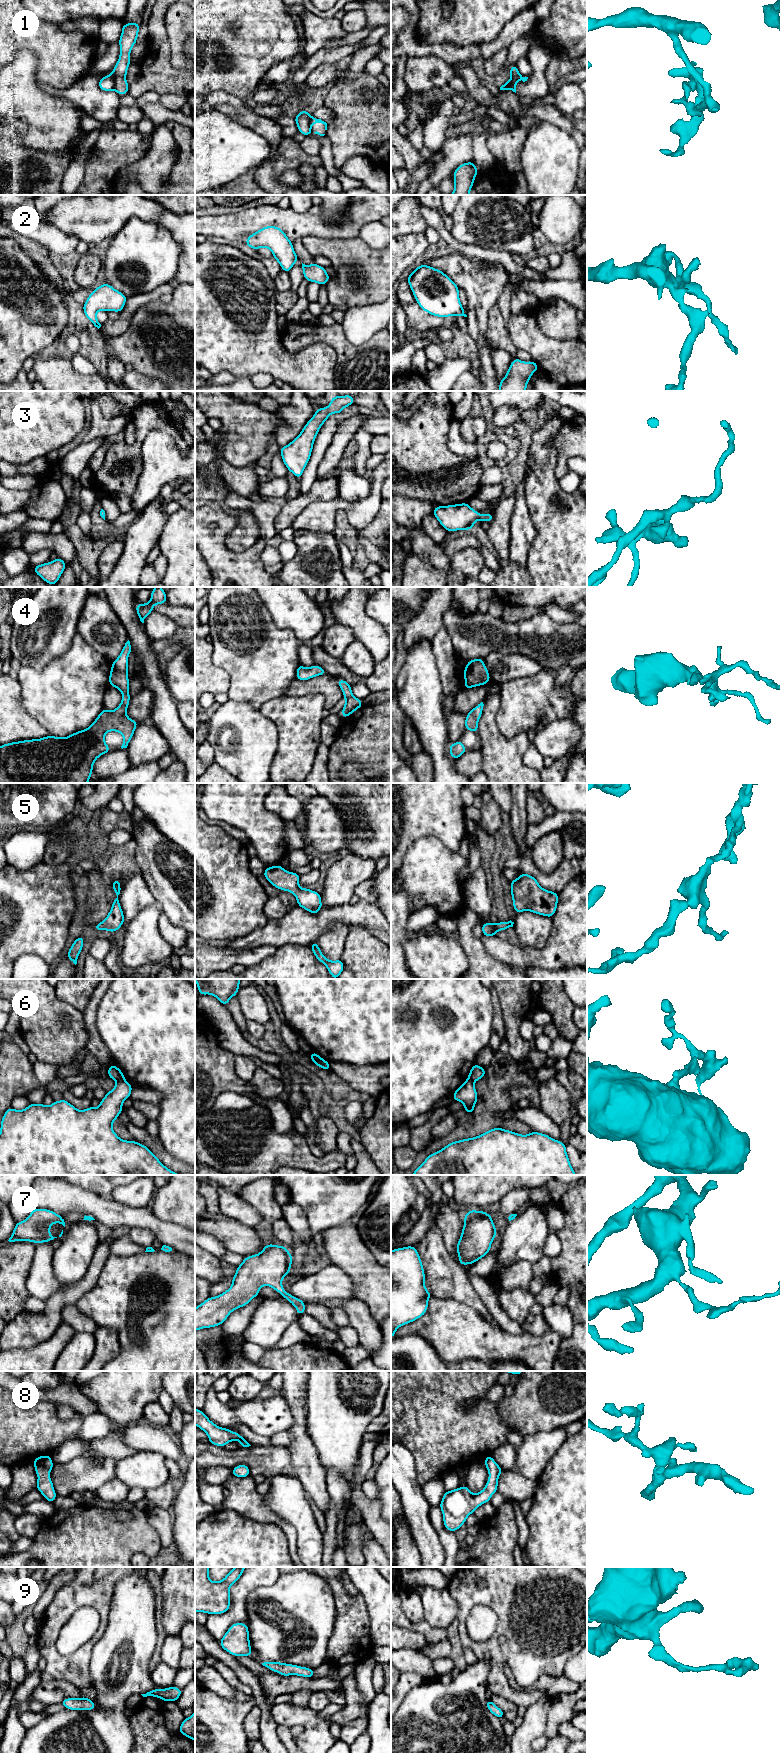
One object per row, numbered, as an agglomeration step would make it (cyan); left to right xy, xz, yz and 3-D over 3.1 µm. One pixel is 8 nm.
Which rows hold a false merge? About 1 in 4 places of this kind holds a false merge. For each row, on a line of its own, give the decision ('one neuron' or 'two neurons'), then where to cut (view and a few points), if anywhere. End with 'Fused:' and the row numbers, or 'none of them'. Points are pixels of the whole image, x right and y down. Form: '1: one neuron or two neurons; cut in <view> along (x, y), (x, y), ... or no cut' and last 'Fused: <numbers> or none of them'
1: two neurons; cut in xy along (110, 74), (114, 82), (114, 89)
2: one neuron; no cut
3: one neuron; no cut
4: one neuron; no cut
5: one neuron; no cut
6: two neurons; cut in xy along (124, 1079), (117, 1081)
7: one neuron; no cut
8: one neuron; no cut
9: one neuron; no cut
Fused: 1, 6

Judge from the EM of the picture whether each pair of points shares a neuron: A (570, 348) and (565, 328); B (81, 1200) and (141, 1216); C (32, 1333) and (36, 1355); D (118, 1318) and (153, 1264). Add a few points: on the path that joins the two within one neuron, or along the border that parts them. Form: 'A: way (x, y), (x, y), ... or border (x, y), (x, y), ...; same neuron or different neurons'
A: border (545, 335), (559, 340), (576, 339); different neurons
B: way (96, 1206), (111, 1214), (126, 1215); same neuron
C: border (54, 1332), (50, 1337), (33, 1346), (11, 1349); different neurons
D: way (126, 1303), (126, 1287), (138, 1274); same neuron

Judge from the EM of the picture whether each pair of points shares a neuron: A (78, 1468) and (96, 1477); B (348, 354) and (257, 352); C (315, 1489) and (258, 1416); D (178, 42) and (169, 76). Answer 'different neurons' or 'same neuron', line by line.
A: same neuron
B: different neurons
C: different neurons
D: different neurons

